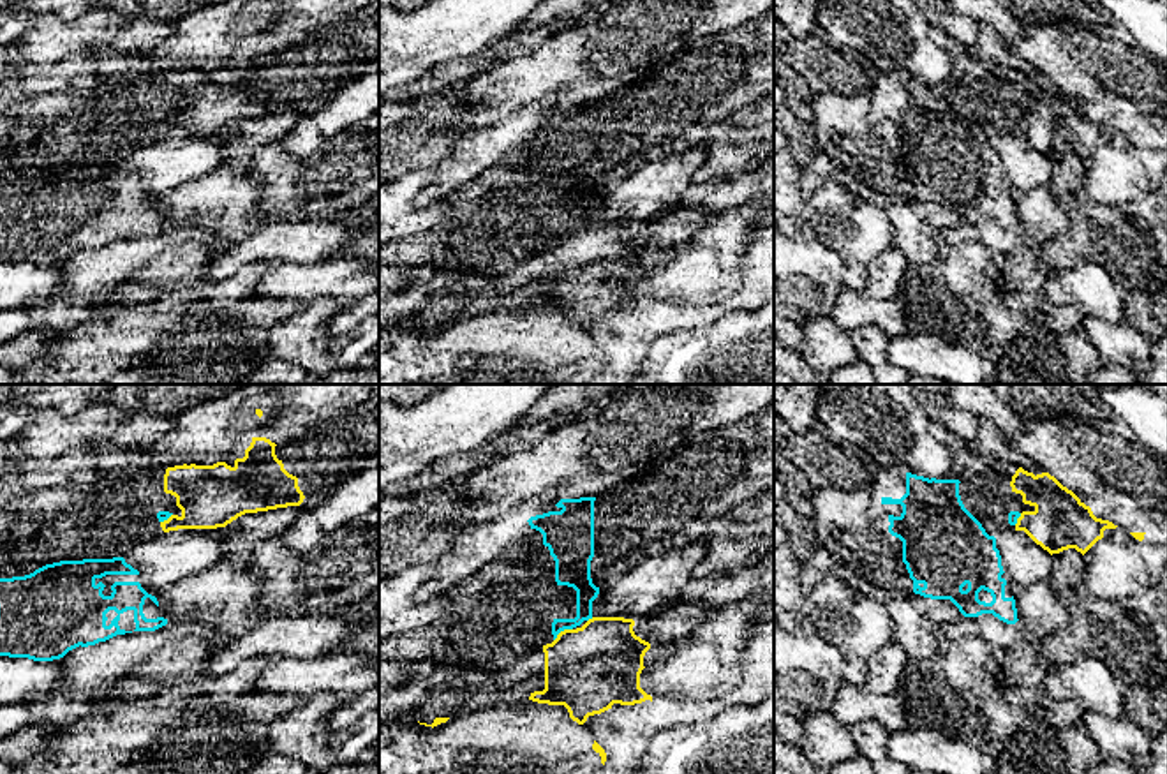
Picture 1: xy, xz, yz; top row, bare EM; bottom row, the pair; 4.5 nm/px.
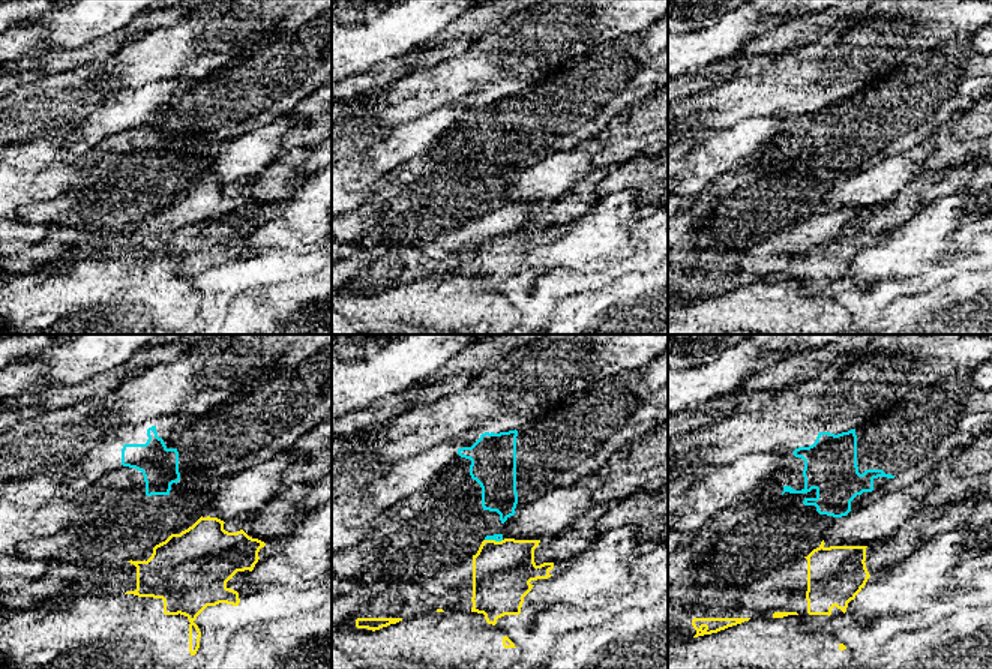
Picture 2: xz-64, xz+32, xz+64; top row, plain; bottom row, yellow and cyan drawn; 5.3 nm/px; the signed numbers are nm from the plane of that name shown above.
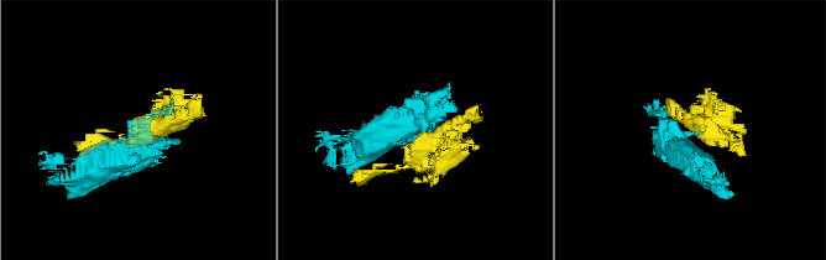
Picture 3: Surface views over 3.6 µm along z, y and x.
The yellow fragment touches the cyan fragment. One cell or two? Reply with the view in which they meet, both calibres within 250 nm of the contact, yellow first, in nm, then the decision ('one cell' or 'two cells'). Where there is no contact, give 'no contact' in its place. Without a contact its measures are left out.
xz | 380/100 nm | two cells

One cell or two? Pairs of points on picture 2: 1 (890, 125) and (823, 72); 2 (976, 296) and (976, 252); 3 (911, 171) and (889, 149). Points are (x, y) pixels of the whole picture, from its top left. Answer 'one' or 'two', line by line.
1: two
2: two
3: two

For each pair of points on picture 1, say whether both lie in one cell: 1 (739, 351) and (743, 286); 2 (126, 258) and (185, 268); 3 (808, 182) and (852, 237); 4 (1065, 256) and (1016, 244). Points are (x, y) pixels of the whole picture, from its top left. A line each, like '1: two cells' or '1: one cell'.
1: two cells
2: one cell
3: two cells
4: two cells

